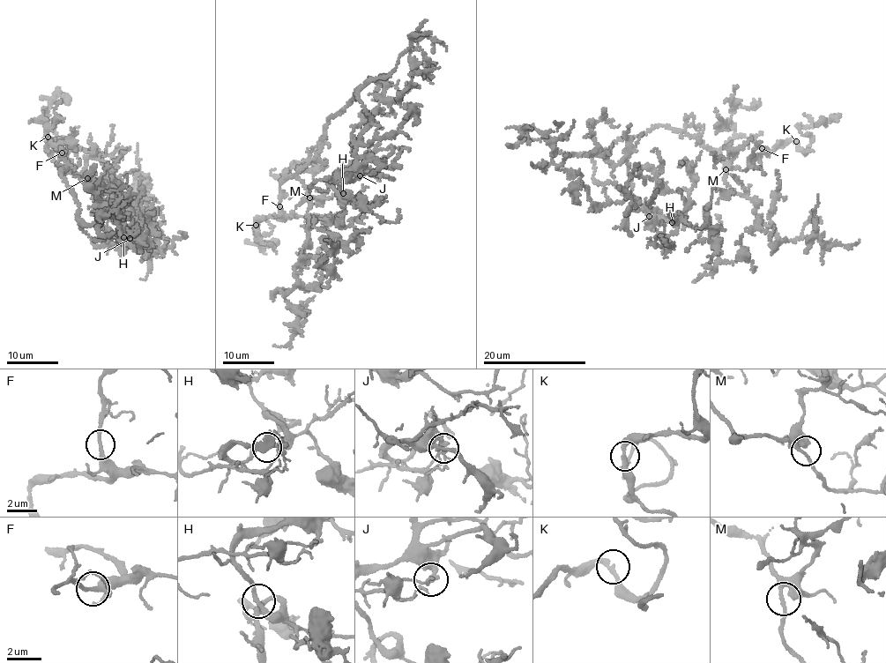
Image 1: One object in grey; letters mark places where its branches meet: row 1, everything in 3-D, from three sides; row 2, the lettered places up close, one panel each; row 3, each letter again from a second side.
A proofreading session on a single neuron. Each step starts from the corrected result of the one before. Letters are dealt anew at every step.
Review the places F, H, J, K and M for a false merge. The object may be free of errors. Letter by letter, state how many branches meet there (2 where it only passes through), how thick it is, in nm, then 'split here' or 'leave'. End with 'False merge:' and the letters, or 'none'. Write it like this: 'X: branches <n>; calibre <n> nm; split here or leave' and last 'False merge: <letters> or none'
F: branches 2; calibre 240 nm; leave
H: branches 2; calibre 240 nm; leave
J: branches 2; calibre 240 nm; split here
K: branches 2; calibre 240 nm; leave
M: branches 2; calibre 200 nm; leave
False merge: J

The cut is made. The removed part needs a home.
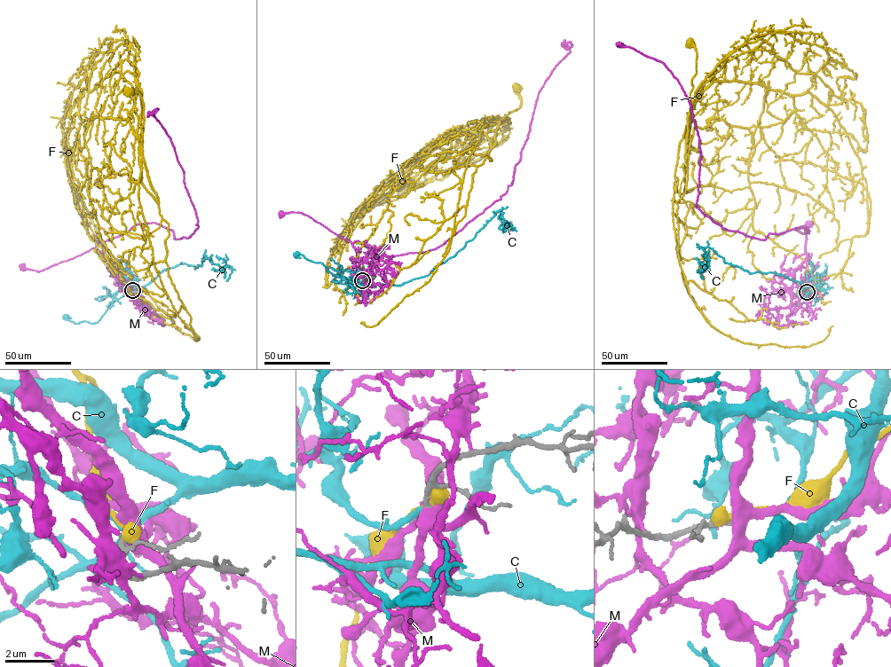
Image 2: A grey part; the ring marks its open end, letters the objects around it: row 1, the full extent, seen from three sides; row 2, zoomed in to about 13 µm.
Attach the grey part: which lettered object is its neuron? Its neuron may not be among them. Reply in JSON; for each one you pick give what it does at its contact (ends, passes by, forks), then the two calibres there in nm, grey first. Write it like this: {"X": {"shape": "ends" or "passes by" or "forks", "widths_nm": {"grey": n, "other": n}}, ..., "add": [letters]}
{"C": {"shape": "ends", "widths_nm": {"grey": 200, "other": 190}}, "add": ["C"]}

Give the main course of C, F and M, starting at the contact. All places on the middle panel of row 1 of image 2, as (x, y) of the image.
C: (362, 280), (356, 278), (351, 283), (358, 283), (335, 276), (320, 262), (296, 255)
F: (363, 280), (359, 284), (359, 249), (387, 208), (402, 167), (451, 130), (516, 110), (522, 103), (517, 87)
M: (362, 280), (357, 254), (350, 241), (307, 215), (290, 212), (281, 213)

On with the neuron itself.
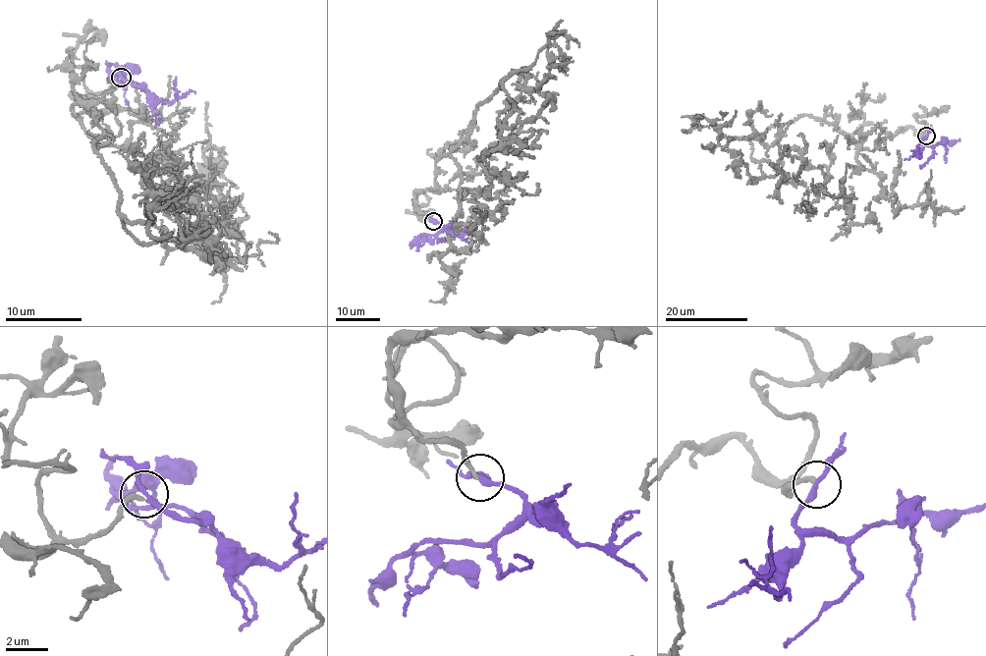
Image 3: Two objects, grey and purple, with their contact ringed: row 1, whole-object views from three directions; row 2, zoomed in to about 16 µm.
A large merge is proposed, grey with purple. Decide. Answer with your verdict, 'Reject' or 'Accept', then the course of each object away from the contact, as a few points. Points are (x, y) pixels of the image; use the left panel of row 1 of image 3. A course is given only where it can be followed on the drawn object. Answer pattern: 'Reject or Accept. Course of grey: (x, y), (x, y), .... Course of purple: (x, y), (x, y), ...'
Accept. Course of grey: (121, 79), (73, 93), (107, 108), (77, 115), (127, 231), (173, 248), (217, 205), (202, 248), (233, 236). Course of purple: (121, 77), (140, 88), (136, 82), (116, 79), (123, 87), (126, 104), (130, 107)

